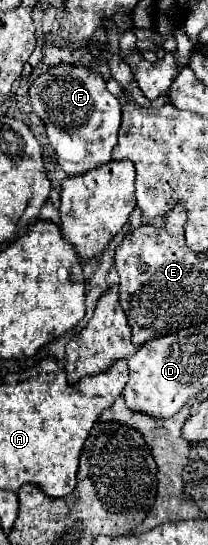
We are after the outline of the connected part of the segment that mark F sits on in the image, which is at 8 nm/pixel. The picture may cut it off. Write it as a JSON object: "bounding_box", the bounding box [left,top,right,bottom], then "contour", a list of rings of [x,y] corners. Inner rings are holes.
{"bounding_box":[29,62,121,176],"contour":[[[67,62],[51,66],[31,82],[29,100],[33,112],[45,124],[49,144],[65,174],[79,176],[111,160],[111,150],[117,144],[121,124],[121,106],[105,88],[105,80],[99,72]]]}

